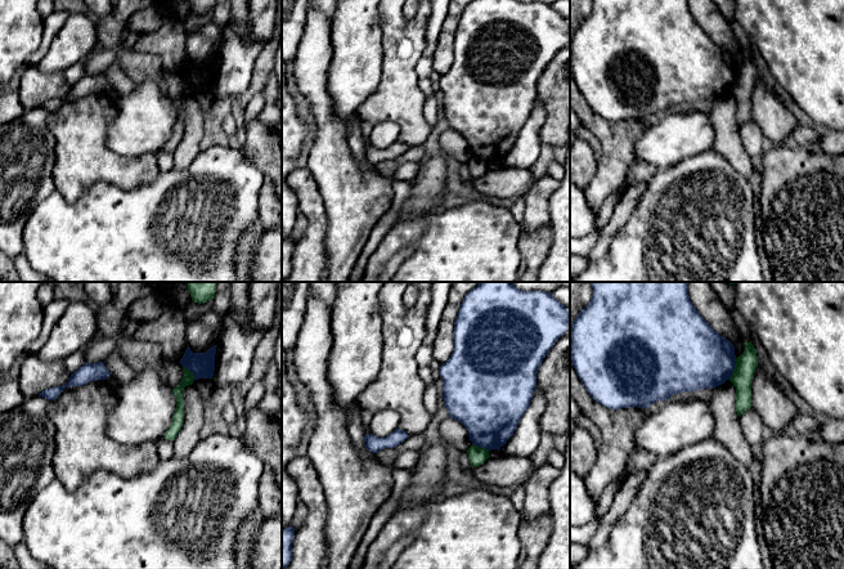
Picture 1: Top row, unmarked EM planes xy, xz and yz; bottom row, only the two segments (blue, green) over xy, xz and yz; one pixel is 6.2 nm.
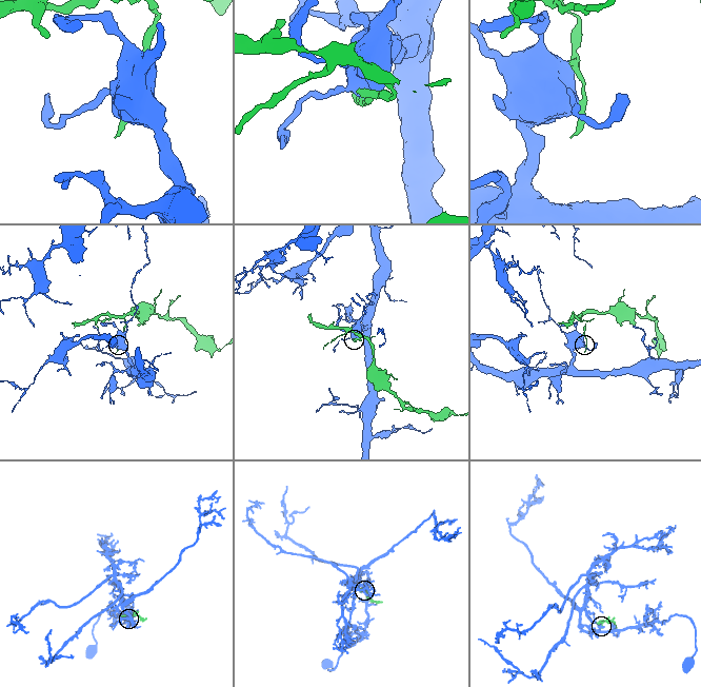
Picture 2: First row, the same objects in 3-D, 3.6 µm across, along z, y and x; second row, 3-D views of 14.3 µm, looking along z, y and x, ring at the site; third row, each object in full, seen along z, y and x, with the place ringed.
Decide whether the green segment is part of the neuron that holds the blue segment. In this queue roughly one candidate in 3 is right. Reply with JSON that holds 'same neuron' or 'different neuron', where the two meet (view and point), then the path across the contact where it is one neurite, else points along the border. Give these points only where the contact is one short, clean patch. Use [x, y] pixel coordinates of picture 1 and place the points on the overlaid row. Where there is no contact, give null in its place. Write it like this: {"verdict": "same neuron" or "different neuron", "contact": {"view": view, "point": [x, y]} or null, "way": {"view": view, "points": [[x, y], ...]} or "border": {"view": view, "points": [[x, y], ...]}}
{"verdict": "different neuron", "contact": {"view": "yz", "point": [733, 368]}, "border": {"view": "yz", "points": [[736, 358], [733, 371], [728, 379]]}}

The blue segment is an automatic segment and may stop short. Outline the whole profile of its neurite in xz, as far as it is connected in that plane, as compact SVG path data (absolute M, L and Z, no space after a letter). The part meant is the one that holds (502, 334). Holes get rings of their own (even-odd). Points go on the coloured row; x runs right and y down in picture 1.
M480 282L464 296L454 323L453 353L439 372L449 417L466 427L473 445L499 451L513 435L537 390L538 369L567 326L567 308L551 292L526 292L512 282Z

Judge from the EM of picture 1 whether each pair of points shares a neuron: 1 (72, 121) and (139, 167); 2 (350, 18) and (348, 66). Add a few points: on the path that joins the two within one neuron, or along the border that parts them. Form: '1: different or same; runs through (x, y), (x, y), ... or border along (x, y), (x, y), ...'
1: same; runs through (86, 138), (116, 167), (122, 167)
2: same; runs through (350, 30), (350, 54)

